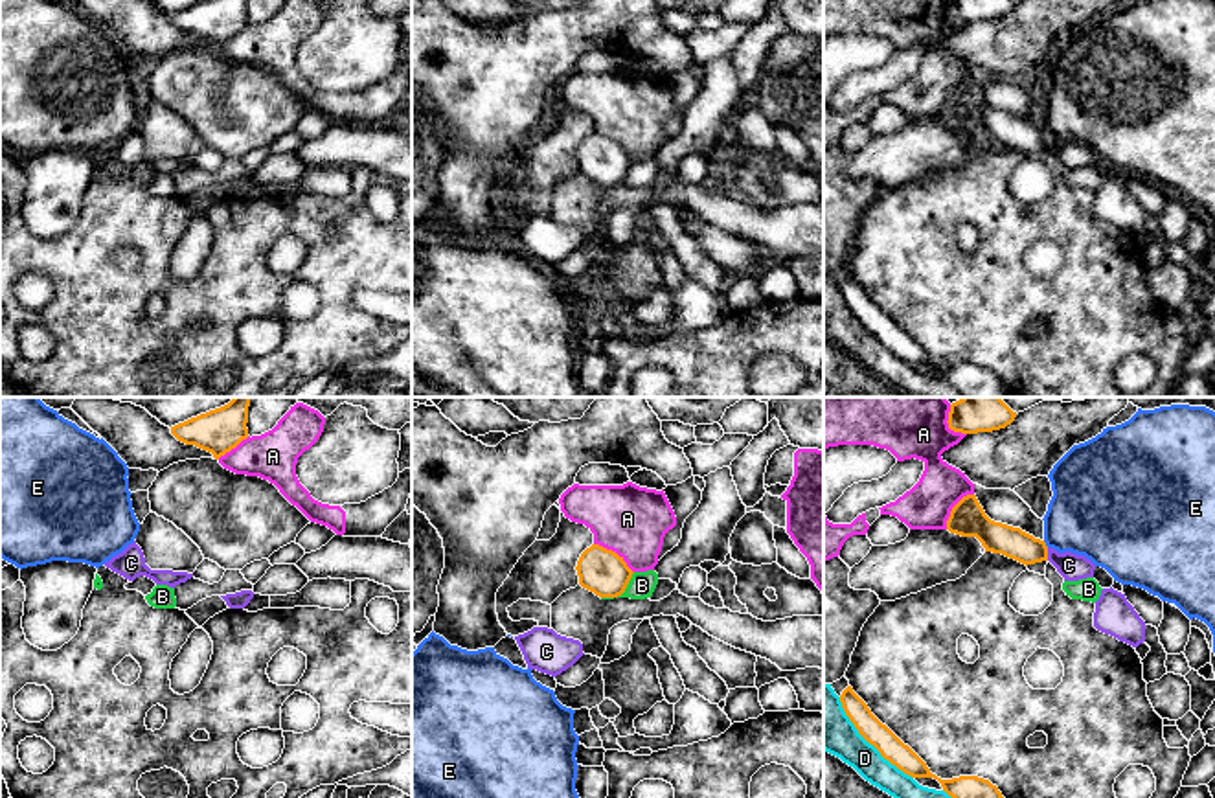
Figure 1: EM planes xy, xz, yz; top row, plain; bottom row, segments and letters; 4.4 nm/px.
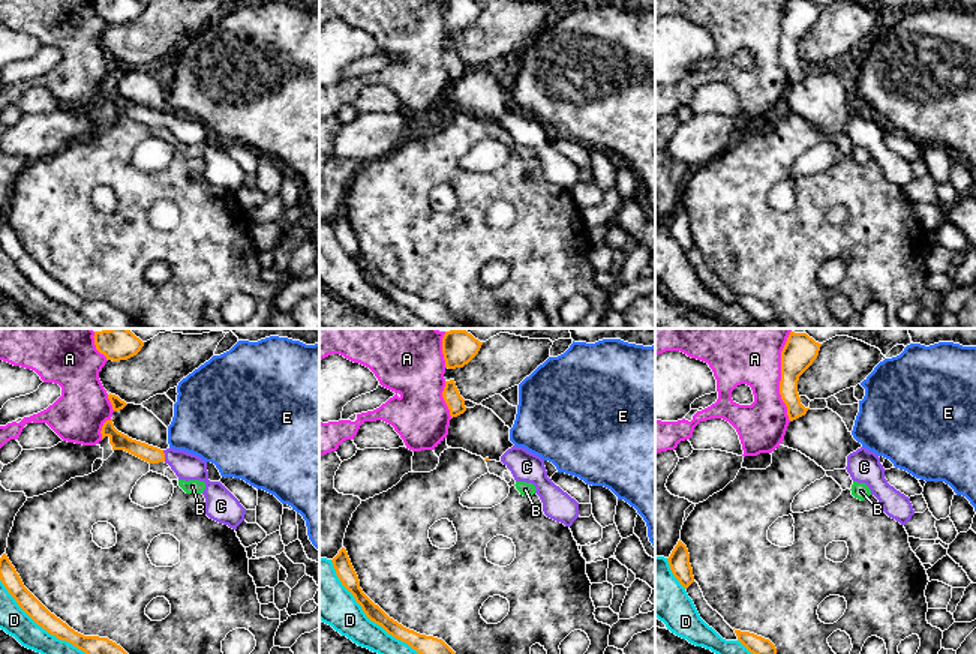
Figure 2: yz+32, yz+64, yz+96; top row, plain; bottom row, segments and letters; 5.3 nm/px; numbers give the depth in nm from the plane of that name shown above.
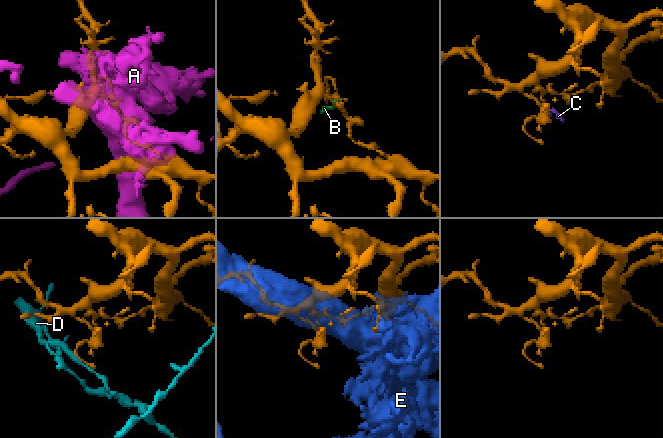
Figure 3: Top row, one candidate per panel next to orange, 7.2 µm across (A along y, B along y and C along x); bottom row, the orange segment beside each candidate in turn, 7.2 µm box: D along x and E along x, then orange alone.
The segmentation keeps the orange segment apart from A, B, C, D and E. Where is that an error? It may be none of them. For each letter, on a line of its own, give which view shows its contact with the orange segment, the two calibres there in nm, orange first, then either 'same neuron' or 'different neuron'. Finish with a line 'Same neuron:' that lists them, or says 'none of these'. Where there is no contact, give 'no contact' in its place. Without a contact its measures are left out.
A: xz | 200/300 nm | different neuron
B: xz | 200/120 nm | different neuron
C: yz | 140/120 nm | same neuron
D: yz | 110/220 nm | different neuron
E: yz | 140/380 nm | different neuron
Same neuron: C

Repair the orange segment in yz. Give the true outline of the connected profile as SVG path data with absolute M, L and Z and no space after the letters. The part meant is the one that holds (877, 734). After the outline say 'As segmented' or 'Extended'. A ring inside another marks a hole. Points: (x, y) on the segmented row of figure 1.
M851 686L842 691L840 702L858 734L904 774L912 778L934 778L952 798L1004 798L989 780L978 776L941 780L932 774L926 763L871 713Z. As segmented

